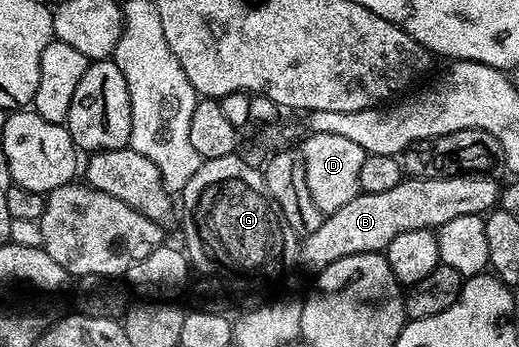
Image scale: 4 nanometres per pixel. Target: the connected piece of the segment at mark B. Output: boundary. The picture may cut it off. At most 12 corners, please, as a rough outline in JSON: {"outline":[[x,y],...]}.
{"outline":[[493,175],[362,192],[300,244],[313,270],[499,203]]}

